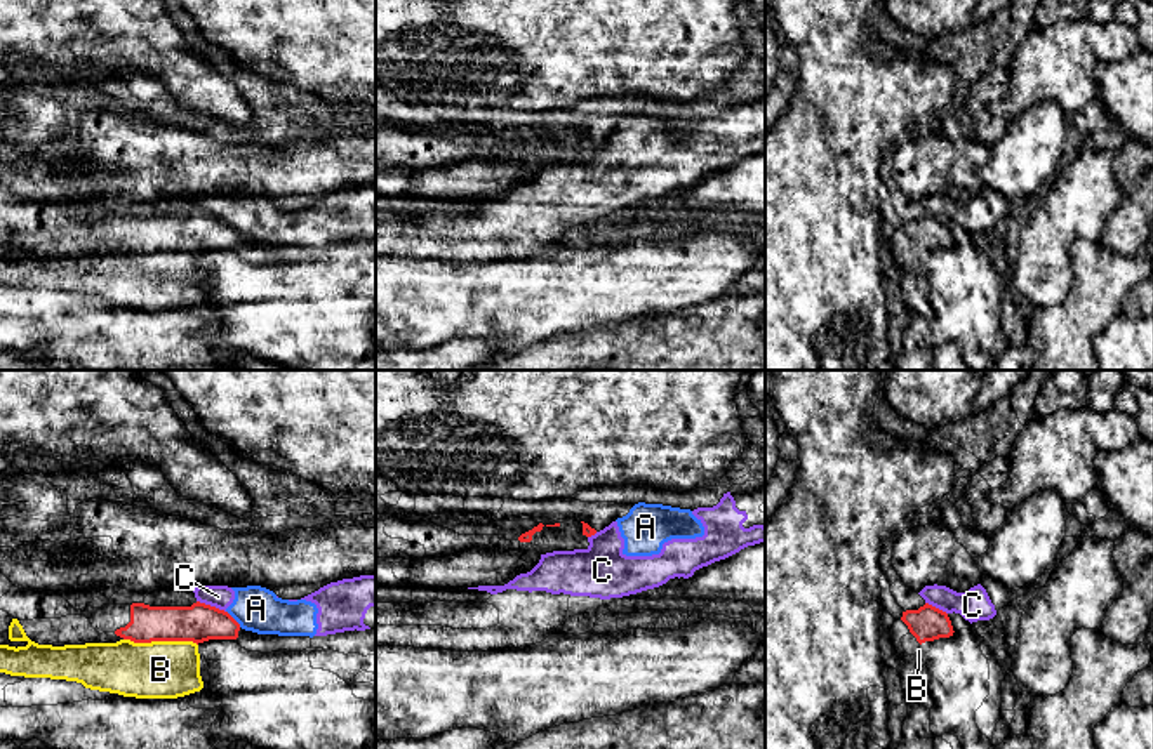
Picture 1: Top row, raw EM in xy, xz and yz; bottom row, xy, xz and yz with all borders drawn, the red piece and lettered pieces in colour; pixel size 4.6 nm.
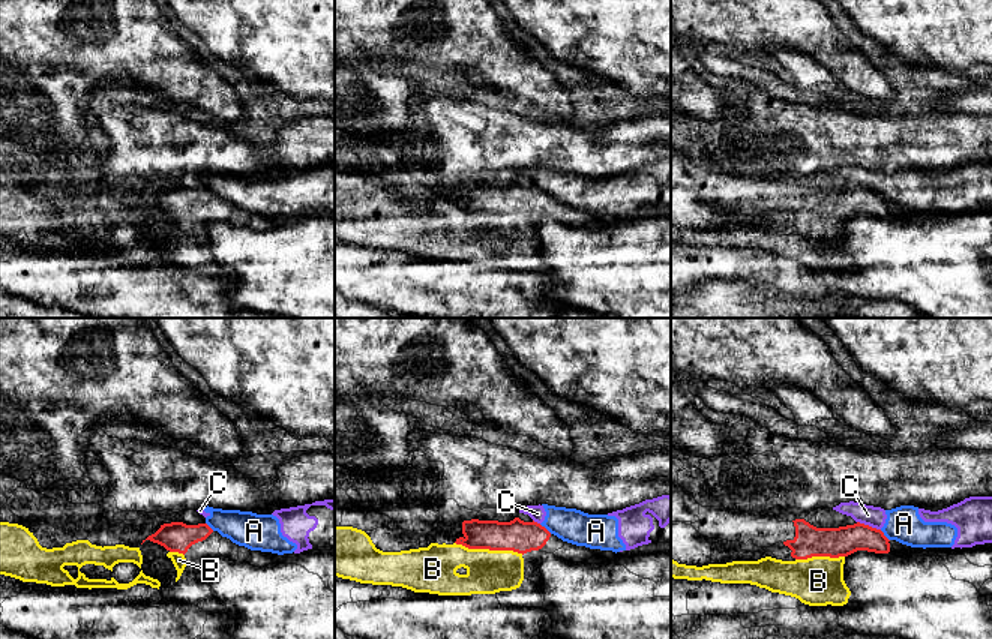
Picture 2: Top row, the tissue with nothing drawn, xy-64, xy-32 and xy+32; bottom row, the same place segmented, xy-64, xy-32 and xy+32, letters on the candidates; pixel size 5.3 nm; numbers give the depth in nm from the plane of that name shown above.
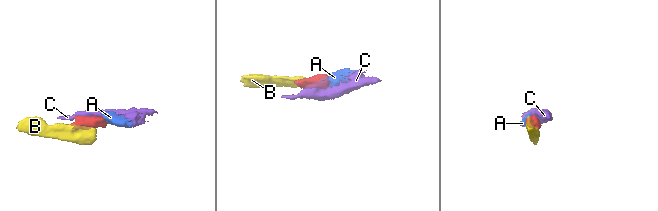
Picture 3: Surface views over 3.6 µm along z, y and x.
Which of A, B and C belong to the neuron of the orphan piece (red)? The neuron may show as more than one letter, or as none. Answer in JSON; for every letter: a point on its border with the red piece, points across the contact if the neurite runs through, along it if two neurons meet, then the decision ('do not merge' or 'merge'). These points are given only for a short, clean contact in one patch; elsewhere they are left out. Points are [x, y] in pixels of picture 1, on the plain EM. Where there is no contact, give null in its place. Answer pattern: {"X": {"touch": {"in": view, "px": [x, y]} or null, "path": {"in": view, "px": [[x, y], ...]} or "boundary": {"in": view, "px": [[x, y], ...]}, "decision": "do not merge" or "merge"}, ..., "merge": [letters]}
{"A": {"touch": {"in": "xy", "px": [233, 230]}, "boundary": {"in": "xy", "px": [[226, 221], [240, 237]]}, "decision": "do not merge"}, "B": {"touch": {"in": "xy", "px": [160, 251]}, "path": {"in": "xy", "px": [[199, 233], [160, 251], [160, 280]]}, "decision": "merge"}, "C": {"touch": {"in": "xy", "px": [209, 216]}, "boundary": {"in": "xy", "px": [[197, 211], [225, 223]]}, "decision": "do not merge"}, "merge": ["B"]}

